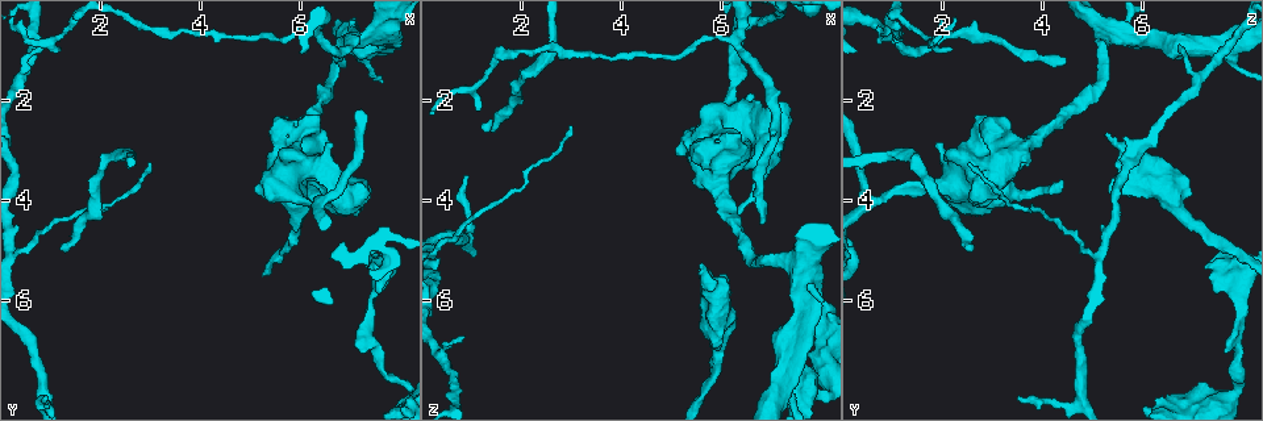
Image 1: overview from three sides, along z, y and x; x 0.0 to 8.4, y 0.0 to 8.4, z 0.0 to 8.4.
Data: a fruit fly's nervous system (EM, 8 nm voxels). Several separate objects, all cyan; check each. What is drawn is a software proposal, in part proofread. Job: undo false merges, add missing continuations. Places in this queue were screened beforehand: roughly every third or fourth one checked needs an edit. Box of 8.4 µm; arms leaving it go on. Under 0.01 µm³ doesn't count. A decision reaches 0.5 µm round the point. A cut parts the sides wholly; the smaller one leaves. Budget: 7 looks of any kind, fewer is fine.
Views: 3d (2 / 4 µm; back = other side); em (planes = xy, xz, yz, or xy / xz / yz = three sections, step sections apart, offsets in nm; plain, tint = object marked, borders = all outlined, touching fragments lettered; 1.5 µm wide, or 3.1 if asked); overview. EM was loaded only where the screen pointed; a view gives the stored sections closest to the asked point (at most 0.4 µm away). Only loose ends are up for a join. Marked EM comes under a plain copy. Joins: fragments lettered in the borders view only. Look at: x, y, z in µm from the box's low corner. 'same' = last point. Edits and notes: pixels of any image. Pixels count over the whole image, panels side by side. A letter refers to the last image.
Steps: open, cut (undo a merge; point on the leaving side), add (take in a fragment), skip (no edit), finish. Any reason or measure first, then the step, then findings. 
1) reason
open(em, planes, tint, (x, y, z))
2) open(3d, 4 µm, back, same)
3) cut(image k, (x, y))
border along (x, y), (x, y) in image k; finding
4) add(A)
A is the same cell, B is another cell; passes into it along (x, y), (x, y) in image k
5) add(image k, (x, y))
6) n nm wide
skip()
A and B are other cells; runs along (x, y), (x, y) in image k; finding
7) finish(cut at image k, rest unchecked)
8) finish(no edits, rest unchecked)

thick turns thin
open(3d, 2 µm, back, (5.95, 4.55, 7.05))

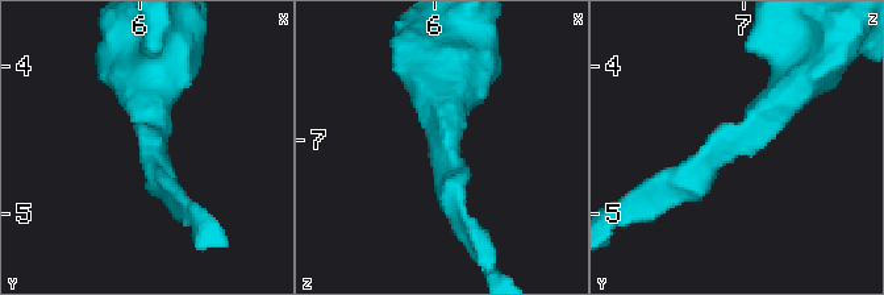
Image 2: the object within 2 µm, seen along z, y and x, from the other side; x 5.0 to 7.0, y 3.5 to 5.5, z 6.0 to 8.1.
open(em, planes, borders, (5.92, 4.48, 7.04))

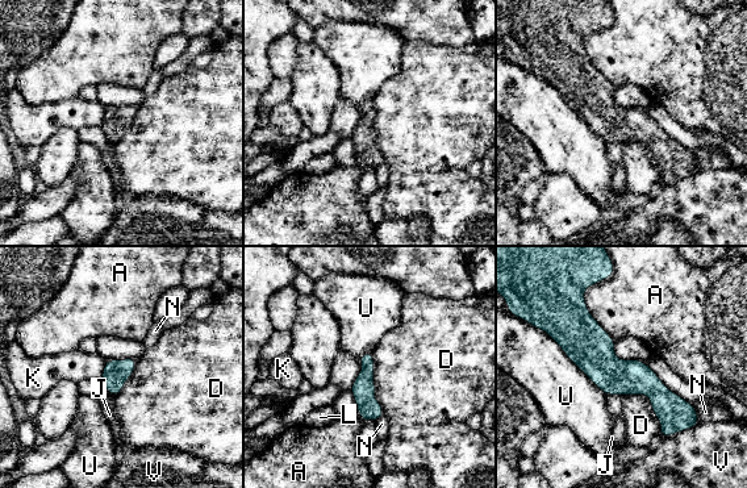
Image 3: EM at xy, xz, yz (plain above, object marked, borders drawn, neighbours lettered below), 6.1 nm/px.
skip()
A, D, J, K, L, N, U and V are other cells; all the same neuron

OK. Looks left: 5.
thick end
open(em, planes, borders, (5.60, 2.70, 5.30))

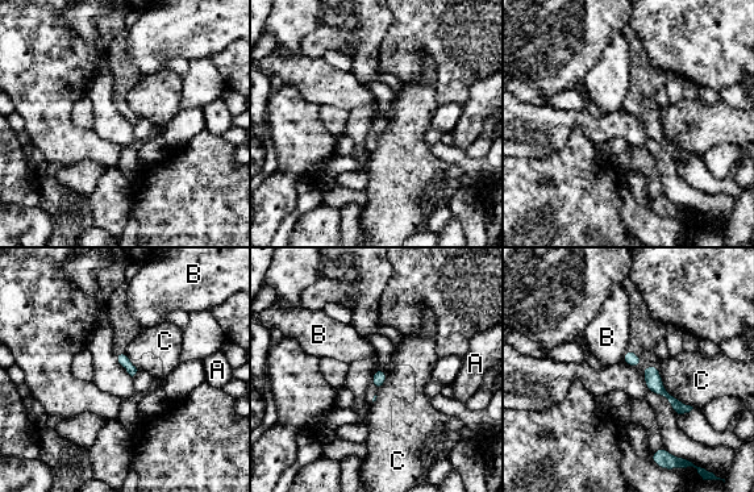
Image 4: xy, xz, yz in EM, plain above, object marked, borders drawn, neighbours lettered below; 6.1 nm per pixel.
skip()
A, B and C are other cells; border along (628, 349), (621, 361) in image 4; none of them fits

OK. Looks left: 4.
stops while still wide
open(em, planes, borders, (6.90, 4.30, 2.85))

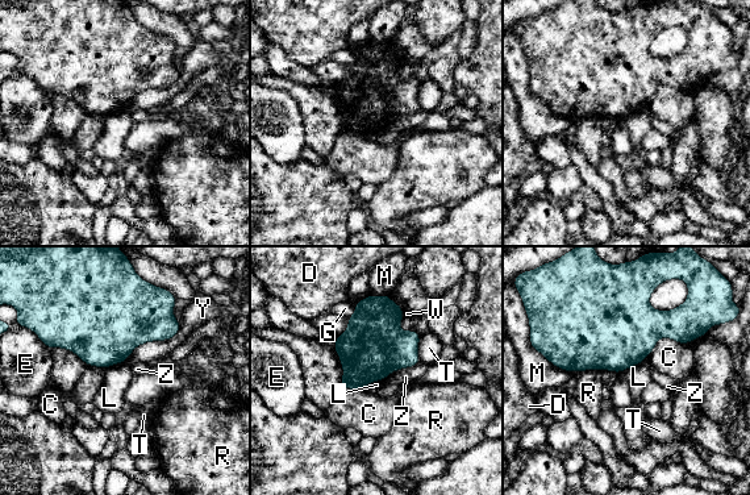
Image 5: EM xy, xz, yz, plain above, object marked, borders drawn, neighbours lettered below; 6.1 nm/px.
skip()
C, D, E, G, L, M, R, T, W, Y and Z are other cells; border along (642, 361), (619, 373) in image 5; no lettered fragment goes on from it

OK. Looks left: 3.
finish(no edits, rest unchecked)

